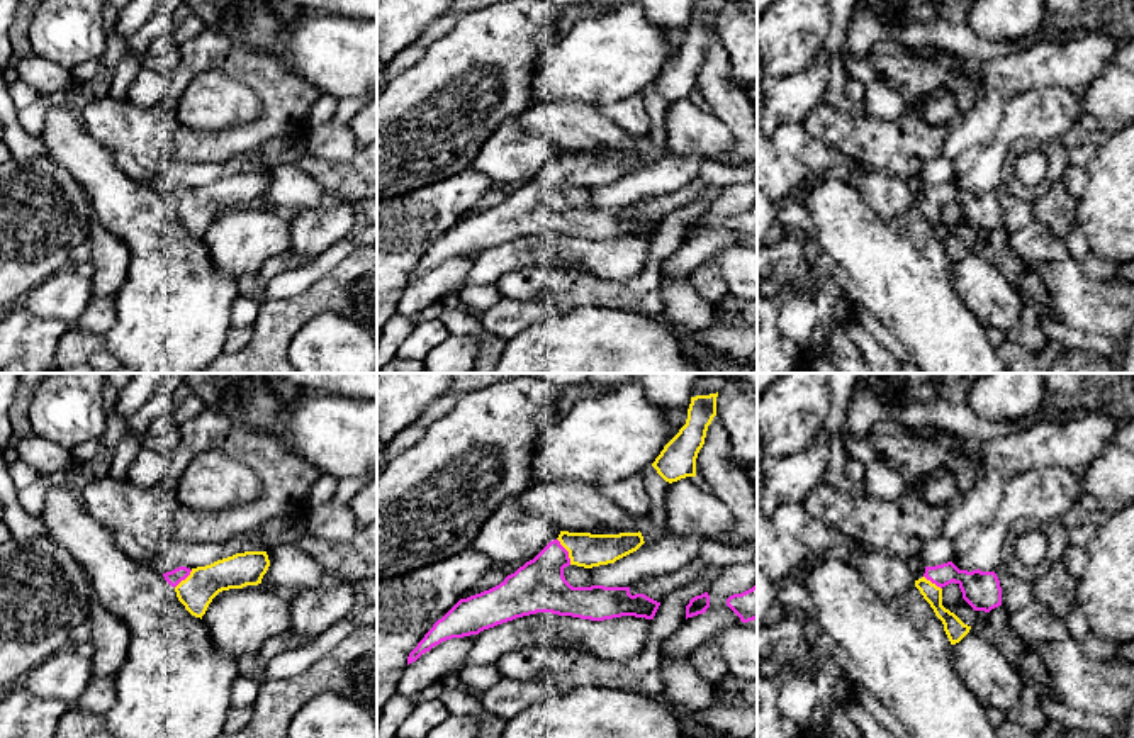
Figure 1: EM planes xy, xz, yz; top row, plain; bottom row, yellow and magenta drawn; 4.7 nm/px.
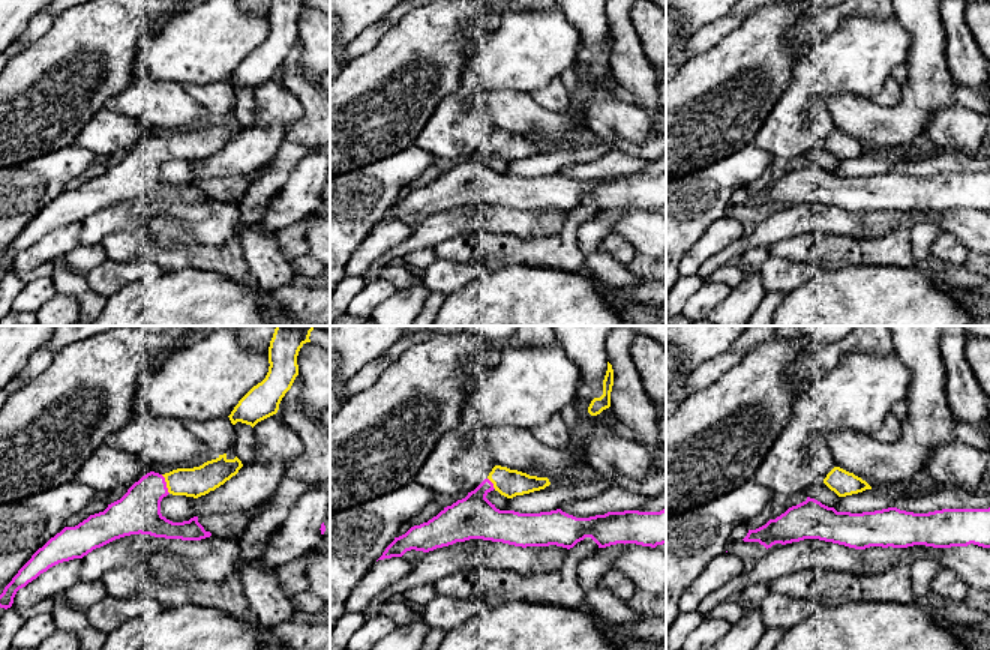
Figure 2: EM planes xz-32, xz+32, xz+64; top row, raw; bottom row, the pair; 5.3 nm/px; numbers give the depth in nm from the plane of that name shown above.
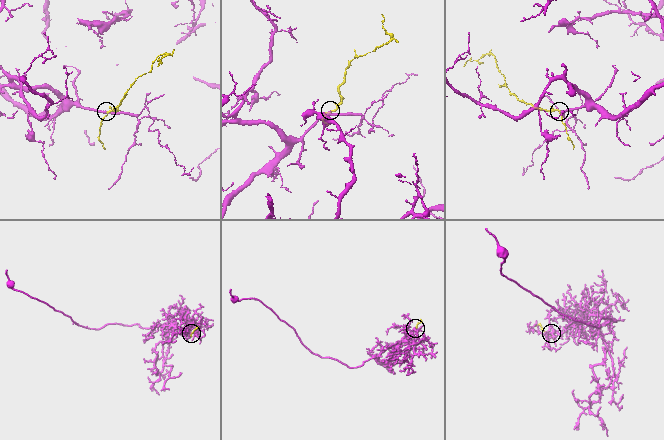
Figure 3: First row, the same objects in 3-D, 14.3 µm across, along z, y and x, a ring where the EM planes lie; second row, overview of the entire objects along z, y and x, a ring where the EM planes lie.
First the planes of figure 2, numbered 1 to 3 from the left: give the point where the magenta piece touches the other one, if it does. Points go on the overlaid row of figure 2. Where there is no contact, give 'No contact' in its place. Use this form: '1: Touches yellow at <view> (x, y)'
1: Touches yellow at xz-32 (167, 484)
2: Touches yellow at xz+32 (492, 482)
3: No contact

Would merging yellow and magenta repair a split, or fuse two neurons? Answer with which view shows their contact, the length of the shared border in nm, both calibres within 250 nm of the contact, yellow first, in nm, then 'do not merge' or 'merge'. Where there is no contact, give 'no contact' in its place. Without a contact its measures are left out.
xz | 140 nm | 160/240 nm | merge

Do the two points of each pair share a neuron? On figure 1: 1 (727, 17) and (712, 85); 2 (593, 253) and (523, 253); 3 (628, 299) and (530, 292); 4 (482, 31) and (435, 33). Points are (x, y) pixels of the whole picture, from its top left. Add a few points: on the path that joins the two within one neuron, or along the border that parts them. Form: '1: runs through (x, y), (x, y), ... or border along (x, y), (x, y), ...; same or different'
1: border along (717, 34), (725, 50), (734, 80); different
2: runs through (576, 251), (540, 251); same
3: runs through (605, 292), (554, 290); same
4: border along (460, 17), (426, 48); different

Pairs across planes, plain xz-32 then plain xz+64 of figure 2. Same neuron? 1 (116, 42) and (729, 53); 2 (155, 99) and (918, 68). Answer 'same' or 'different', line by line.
1: same
2: same

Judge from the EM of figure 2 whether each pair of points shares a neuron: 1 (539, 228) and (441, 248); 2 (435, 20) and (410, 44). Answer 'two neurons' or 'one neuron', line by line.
1: two neurons
2: one neuron

